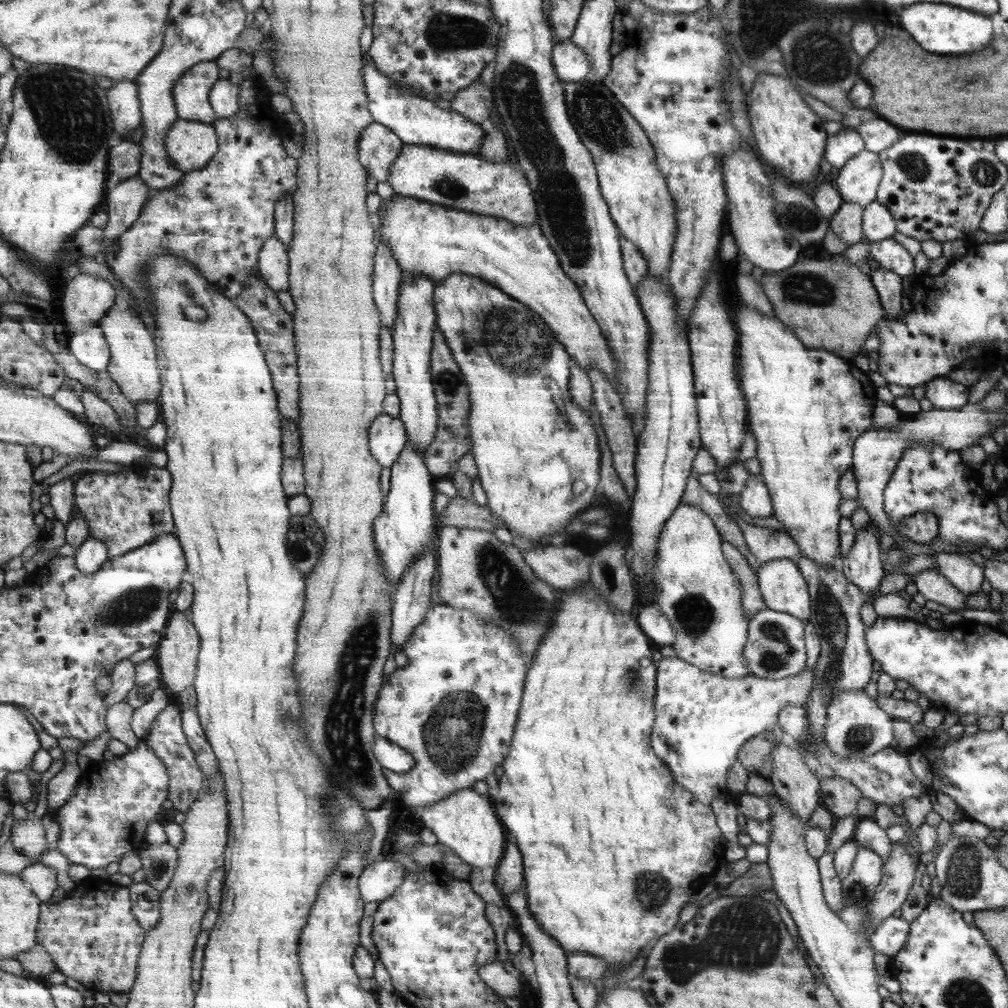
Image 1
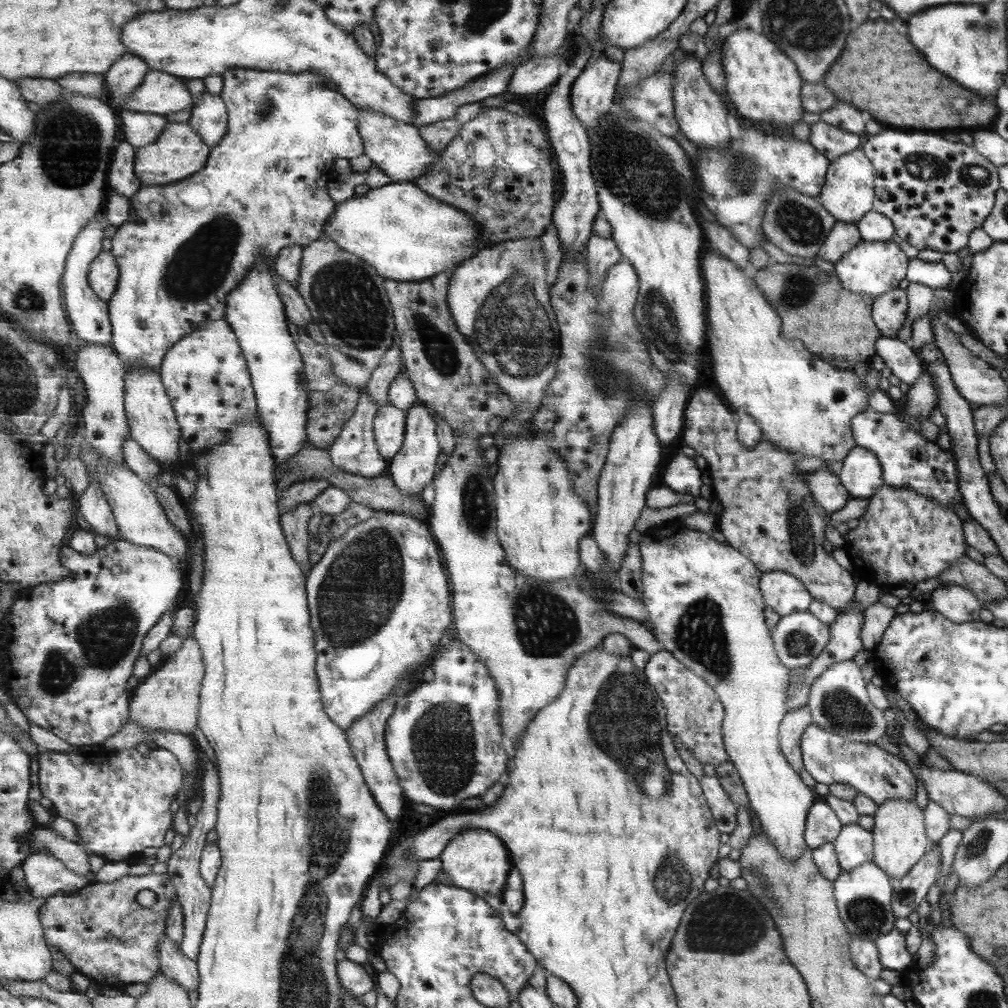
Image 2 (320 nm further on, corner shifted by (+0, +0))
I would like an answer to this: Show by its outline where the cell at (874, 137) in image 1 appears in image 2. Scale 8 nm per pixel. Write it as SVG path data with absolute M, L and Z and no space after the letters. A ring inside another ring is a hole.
M835 101L829 108L819 113L819 121L834 125L845 132L866 135L864 130L865 119L859 110L845 104L843 101Z

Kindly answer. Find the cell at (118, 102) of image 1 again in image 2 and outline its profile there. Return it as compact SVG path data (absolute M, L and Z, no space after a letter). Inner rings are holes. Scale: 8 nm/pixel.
M127 52L106 72L106 83L113 96L112 104L115 108L130 97L149 69L150 66L138 54Z

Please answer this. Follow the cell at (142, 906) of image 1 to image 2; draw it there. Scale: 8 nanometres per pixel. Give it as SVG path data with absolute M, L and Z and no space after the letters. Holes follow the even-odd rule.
M167 935L160 944L161 966L160 971L165 976L174 978L183 988L189 990L198 990L201 977L198 964L191 961L184 952Z

